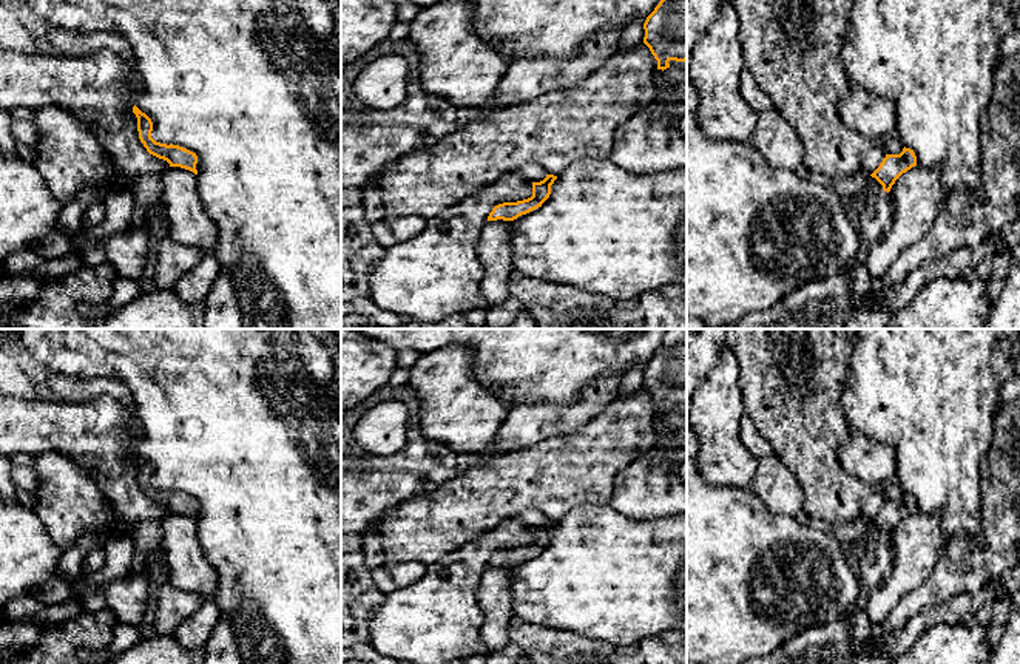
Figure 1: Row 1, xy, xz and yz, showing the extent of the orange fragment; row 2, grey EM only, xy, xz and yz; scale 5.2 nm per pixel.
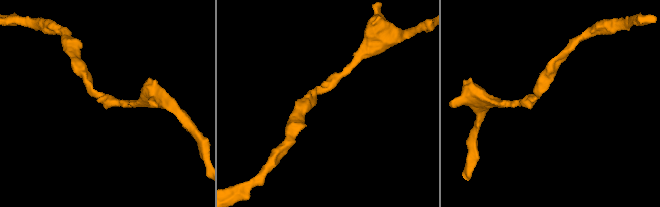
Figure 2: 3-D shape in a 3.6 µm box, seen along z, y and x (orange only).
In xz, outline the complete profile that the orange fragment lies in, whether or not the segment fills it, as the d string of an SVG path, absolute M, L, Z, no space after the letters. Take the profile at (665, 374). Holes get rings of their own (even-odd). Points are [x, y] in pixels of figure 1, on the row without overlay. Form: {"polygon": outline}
{"polygon": "M687 329L667 330L643 375L643 389L657 406L657 415L670 414L670 406L687 406Z"}

